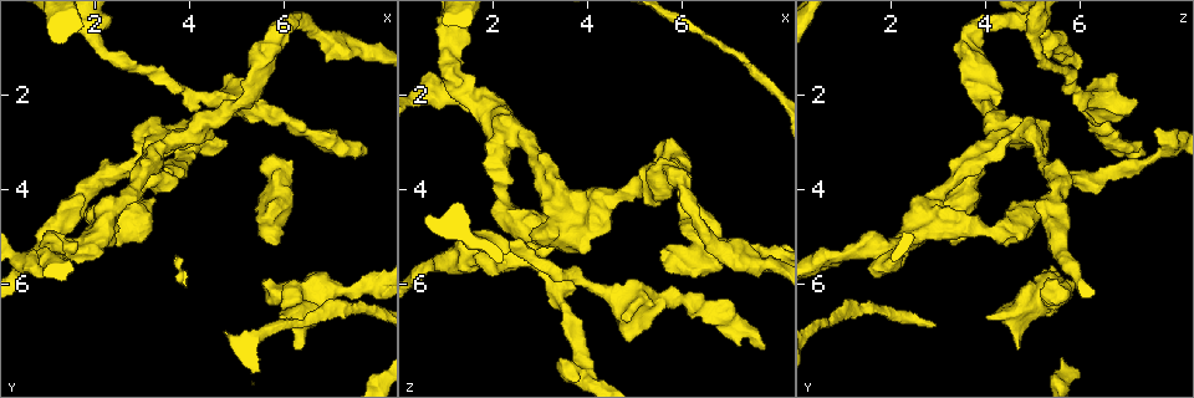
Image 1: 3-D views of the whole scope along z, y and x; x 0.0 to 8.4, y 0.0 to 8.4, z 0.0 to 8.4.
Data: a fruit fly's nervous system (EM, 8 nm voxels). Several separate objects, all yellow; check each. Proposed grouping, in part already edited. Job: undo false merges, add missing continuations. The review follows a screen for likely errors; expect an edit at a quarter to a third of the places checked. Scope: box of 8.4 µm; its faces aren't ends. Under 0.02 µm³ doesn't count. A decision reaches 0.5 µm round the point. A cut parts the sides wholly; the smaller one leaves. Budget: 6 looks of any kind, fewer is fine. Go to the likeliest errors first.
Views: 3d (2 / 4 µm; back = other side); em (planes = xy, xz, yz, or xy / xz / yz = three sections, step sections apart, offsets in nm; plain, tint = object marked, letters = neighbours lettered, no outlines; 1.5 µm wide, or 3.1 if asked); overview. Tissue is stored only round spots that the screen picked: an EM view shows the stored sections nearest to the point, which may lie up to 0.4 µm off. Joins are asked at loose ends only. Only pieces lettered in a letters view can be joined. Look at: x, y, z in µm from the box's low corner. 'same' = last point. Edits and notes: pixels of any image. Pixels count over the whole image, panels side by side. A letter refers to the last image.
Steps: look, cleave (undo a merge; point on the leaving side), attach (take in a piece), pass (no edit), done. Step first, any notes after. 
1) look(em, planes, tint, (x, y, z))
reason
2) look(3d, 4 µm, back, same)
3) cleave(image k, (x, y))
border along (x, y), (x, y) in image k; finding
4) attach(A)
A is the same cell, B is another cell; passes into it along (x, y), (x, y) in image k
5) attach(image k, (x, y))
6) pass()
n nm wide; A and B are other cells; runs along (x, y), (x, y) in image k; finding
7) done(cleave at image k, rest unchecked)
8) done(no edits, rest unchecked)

look(em, yz, step 4, plain, (7.70, 3.25, 7.35))

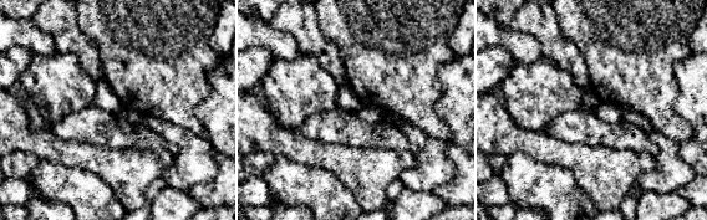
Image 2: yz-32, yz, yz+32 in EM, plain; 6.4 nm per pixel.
look(em, yz, step 4, letters, same)
what lies round it

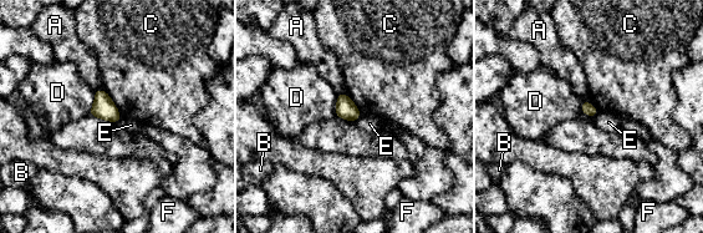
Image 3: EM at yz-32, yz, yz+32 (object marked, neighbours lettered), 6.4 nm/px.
pass()
A, B, C, D, E and F are other cells; border along (361, 115), (355, 121) in image 3; no lettered piece goes on from it

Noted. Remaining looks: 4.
look(3d, 2 µm, (5.90, 6.70, 4.00))
stops while still wide

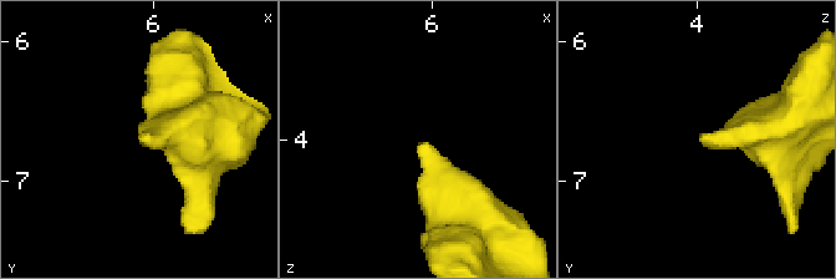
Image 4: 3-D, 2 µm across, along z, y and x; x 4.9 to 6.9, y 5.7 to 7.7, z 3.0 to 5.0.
look(em, planes, letters, (5.92, 6.70, 4.00))

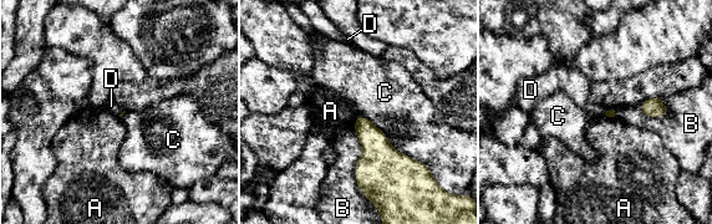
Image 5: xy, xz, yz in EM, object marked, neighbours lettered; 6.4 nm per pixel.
pass()
A, B, C and D are other cells; border along (605, 108), (600, 115) in image 5; none of them fits

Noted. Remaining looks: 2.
look(3d, 2 µm, (5.55, 5.95, 5.55))
thick end

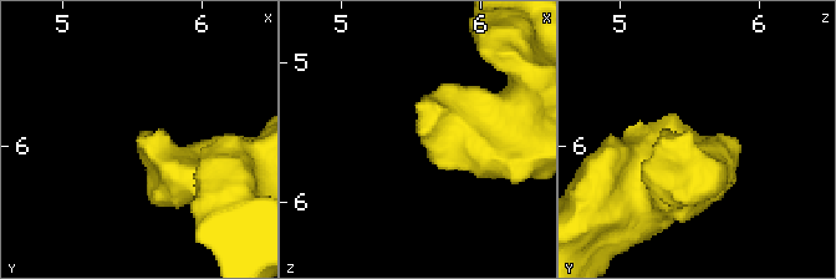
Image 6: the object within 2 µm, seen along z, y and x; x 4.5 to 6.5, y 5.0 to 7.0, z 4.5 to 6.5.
look(em, xy, step 8, letters, (5.56, 5.94, 5.50))
now the EM

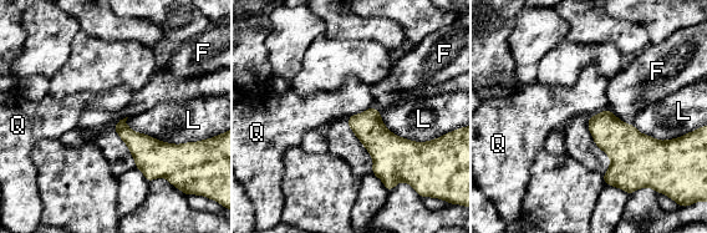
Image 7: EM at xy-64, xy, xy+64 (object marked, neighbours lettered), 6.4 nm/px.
pass()
F, L and Q are other cells; border along (609, 110), (631, 125) in image 7; none of them fits

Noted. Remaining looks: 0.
done(no edits, rest unchecked)

